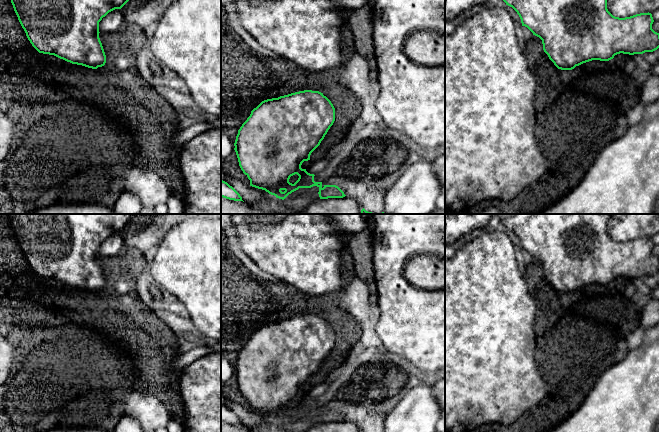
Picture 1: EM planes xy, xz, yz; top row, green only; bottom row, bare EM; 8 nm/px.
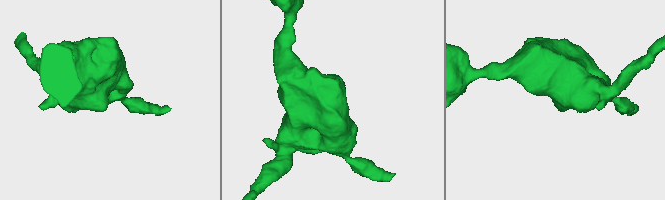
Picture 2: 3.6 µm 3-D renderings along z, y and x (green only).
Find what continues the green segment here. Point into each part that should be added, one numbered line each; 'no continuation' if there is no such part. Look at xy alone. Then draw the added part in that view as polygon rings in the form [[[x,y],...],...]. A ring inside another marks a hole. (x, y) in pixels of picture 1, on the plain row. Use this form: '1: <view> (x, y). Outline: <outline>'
no continuation

